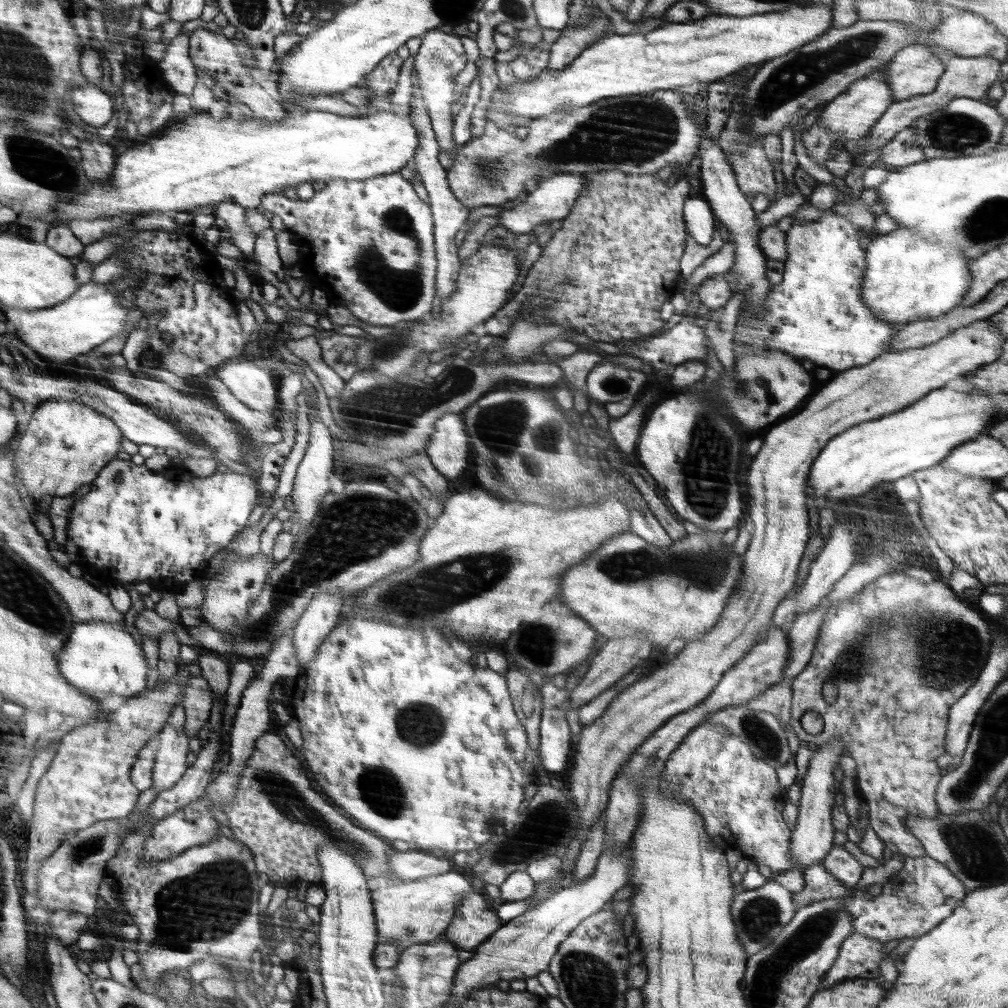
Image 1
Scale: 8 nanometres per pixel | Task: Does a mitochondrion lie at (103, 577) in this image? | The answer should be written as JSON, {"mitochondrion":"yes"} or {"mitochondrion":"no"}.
{"mitochondrion":"no"}

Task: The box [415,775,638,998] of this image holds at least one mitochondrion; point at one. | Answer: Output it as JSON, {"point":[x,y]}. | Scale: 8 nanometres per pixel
{"point":[547,824]}

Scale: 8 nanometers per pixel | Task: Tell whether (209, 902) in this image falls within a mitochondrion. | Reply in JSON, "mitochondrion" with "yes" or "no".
{"mitochondrion":"yes"}

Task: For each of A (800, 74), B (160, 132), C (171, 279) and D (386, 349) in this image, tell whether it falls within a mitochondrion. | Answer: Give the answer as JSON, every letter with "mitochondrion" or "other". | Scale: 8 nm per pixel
{"A":"mitochondrion","B":"other","C":"other","D":"mitochondrion"}

